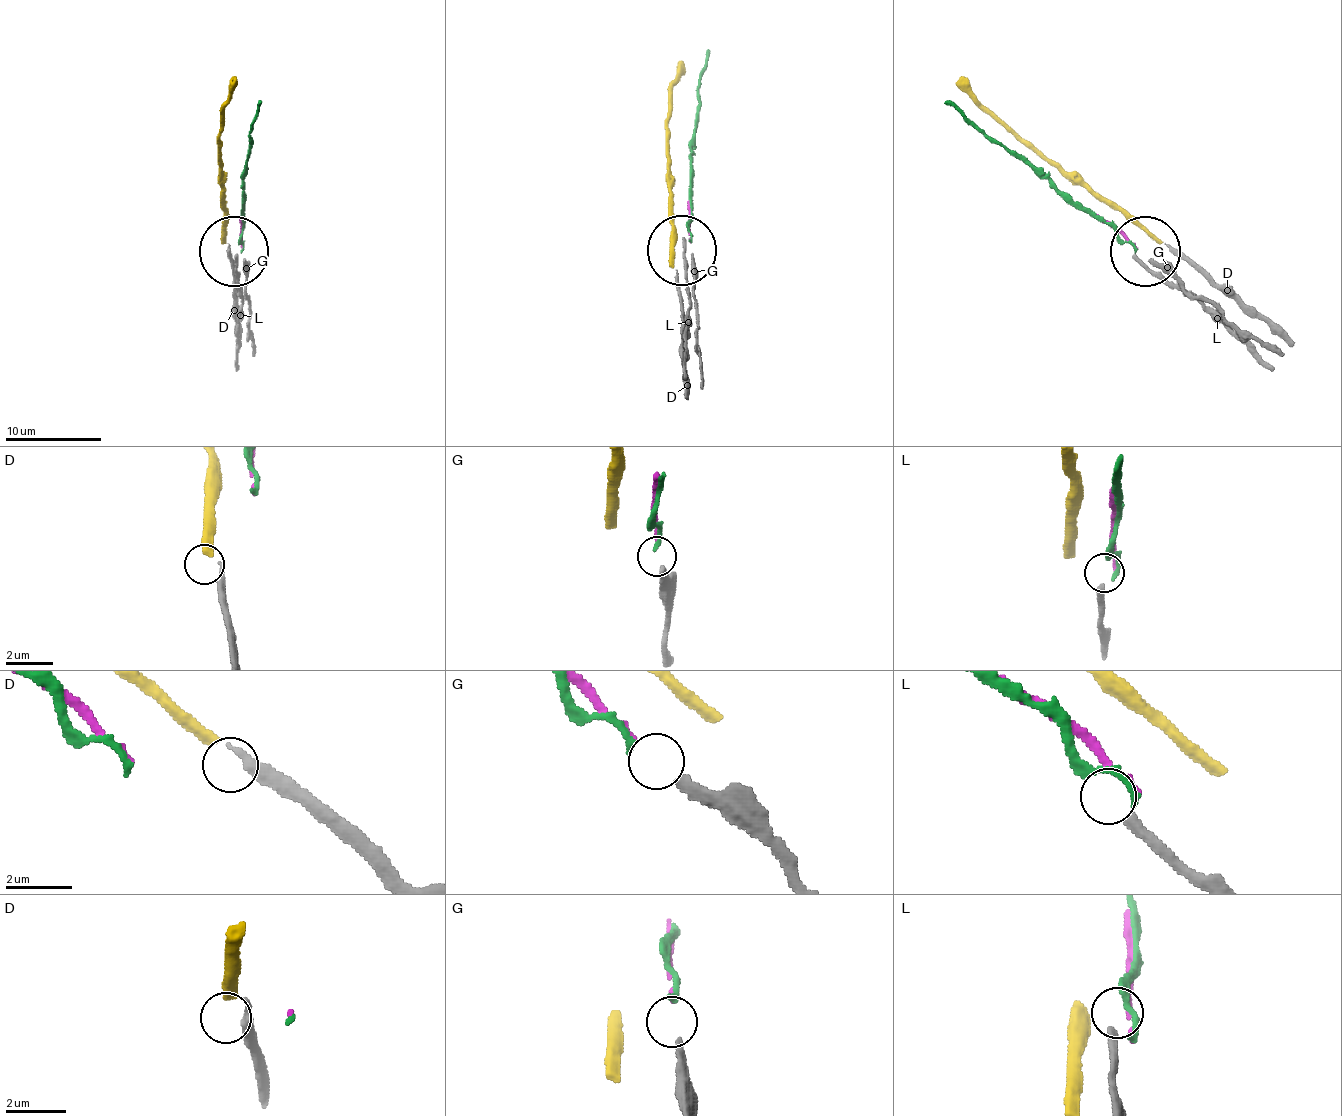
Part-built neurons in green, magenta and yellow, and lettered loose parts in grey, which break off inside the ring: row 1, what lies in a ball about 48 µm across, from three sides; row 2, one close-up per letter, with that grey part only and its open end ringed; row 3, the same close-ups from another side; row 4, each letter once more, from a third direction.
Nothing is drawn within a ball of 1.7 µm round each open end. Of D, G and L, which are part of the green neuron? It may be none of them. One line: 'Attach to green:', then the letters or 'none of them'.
Attach to green: G

